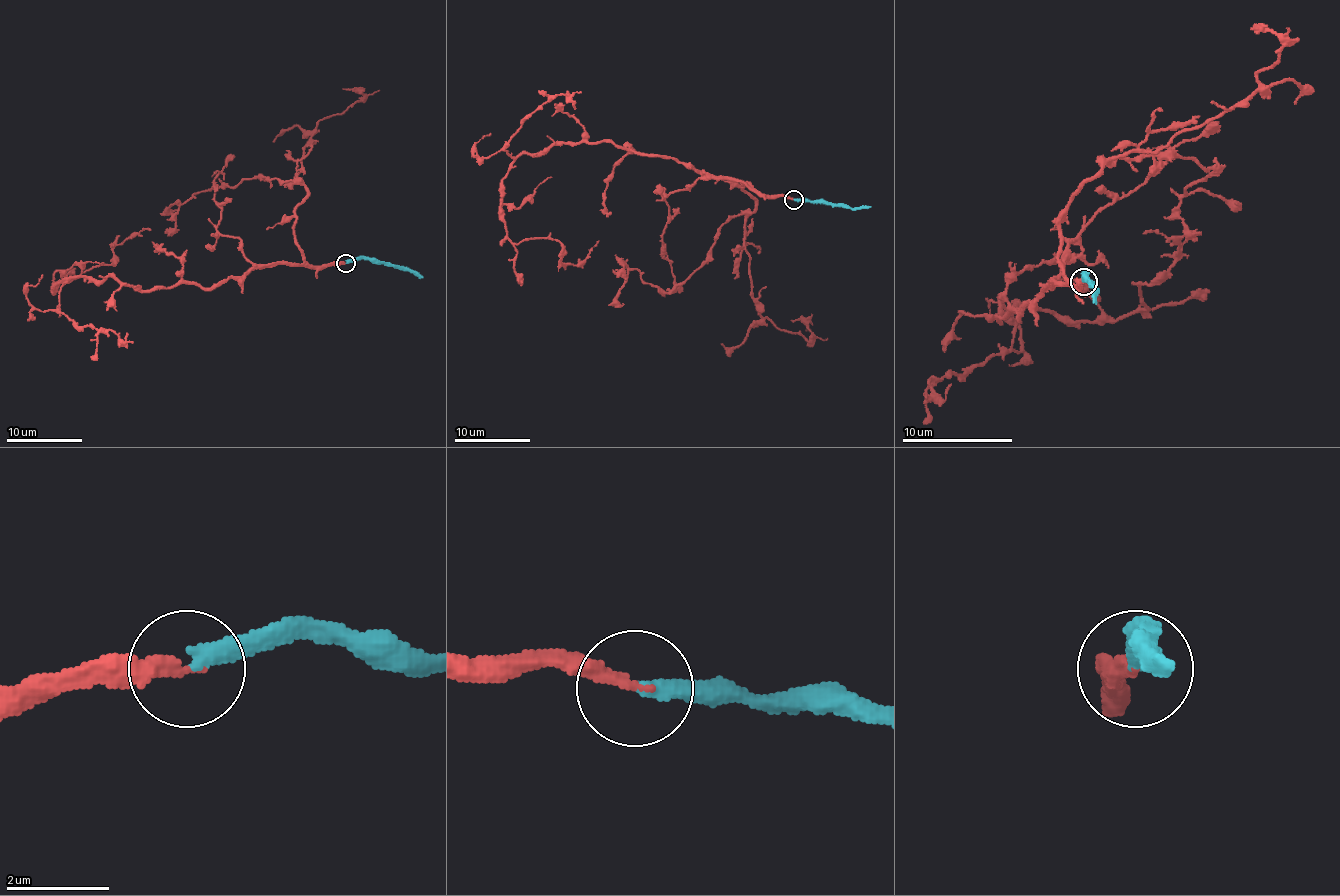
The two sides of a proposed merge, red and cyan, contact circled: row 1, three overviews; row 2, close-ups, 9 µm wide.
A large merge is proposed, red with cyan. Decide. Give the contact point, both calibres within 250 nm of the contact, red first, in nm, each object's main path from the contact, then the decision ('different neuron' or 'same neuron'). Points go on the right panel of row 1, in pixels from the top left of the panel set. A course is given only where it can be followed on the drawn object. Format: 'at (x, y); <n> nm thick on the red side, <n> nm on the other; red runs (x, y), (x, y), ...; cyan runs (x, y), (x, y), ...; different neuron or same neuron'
at (1083, 281); 260 nm thick on the red side, 320 nm on the other; red runs (1084, 281), (1054, 284), (999, 322), (999, 300), (1112, 322), (1147, 308), (1142, 284), (1178, 245), (1142, 234); cyan runs (1084, 281), (1087, 275), (1095, 286), (1092, 303); same neuron

